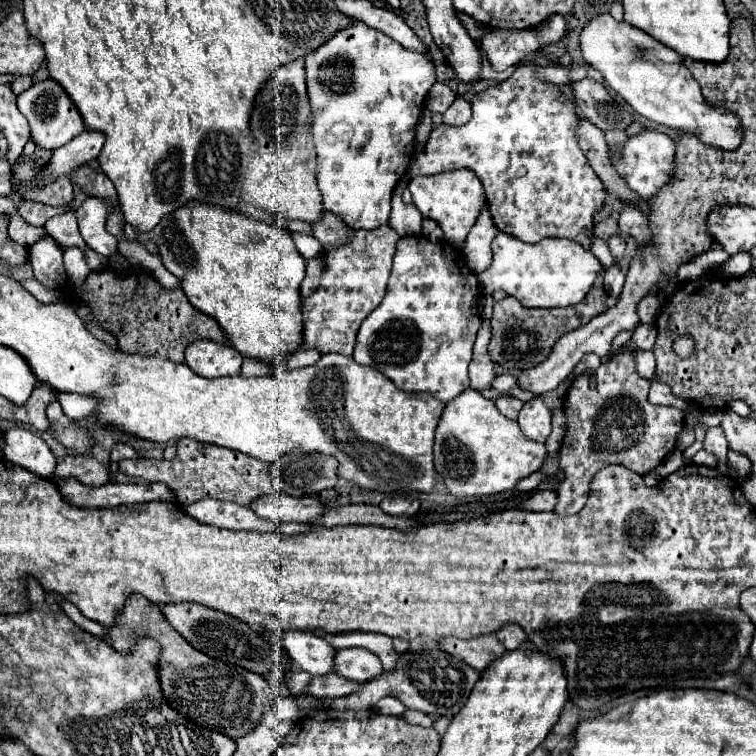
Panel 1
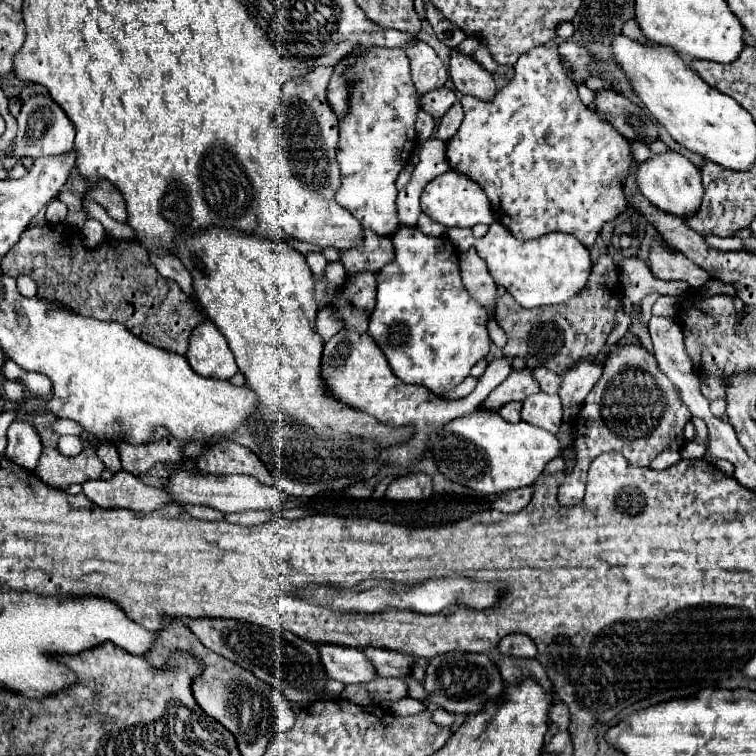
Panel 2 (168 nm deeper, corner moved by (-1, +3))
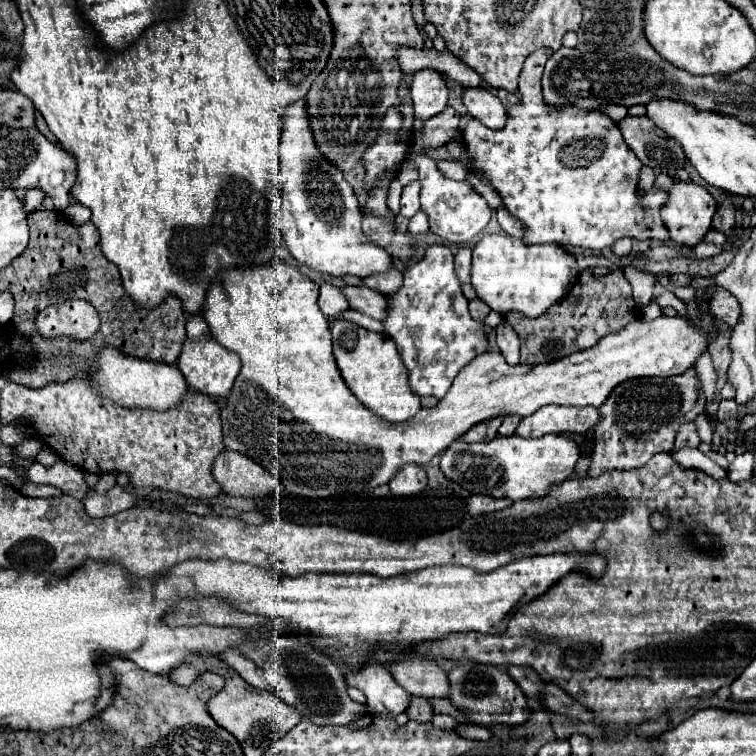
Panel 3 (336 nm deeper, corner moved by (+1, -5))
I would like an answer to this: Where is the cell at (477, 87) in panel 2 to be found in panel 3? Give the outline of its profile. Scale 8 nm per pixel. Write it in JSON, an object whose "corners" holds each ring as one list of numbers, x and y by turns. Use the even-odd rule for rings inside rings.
{"corners":[[466,88,462,100,464,100,464,106,468,108,468,114,480,120,490,130,502,130,506,126,506,108,488,90]]}

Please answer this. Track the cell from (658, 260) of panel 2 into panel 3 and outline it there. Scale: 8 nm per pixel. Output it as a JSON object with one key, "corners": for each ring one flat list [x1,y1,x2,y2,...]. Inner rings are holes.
{"corners":[[720,288,714,296,716,298,714,298,714,312,712,314,716,314,718,320,722,320,730,328,734,328,740,322,740,316,742,316,740,302,732,294,728,294,728,290,724,290,724,288]]}

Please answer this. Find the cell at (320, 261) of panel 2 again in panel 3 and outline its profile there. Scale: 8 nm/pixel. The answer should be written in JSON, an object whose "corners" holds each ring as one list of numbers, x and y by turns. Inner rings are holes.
{"corners":[[324,284,320,286,320,298,318,298,318,306,322,310,322,314,332,320,334,316,350,310,350,304,344,296,344,292,332,284]]}

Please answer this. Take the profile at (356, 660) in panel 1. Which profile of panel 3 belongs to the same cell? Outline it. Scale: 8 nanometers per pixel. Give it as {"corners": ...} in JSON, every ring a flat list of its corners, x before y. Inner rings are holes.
{"corners":[[418,658,392,662,388,670,394,674,396,682,412,696,422,698,448,698,448,678,446,672,430,658]]}

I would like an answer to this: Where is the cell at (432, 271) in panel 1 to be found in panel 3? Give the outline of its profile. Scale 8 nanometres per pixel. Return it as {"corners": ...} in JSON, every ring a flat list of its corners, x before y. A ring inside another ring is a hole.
{"corners":[[430,246,420,262,412,262,404,274,404,288,398,294,388,296,390,310,384,320,386,334,398,344,400,356,410,372,410,388,418,396,436,396,442,398,456,374,478,354,486,352,488,340,484,324,476,322,468,312,468,300,460,290,460,280,454,274,454,256,446,246]]}

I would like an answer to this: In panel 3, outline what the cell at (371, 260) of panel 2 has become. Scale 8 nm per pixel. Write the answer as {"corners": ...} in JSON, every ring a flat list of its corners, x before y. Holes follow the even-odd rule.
{"corners":[[392,268,388,270,388,274,374,274,364,278,364,284,384,296,390,296,390,294,396,294,396,290,400,290,402,274,398,272,398,268]]}

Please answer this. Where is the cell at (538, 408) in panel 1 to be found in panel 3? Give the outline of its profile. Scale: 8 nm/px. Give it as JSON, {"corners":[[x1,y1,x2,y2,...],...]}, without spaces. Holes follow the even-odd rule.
{"corners":[[544,406,532,416,520,420,516,434,522,438,540,438,544,434,582,434,600,422,600,412,594,406]]}

